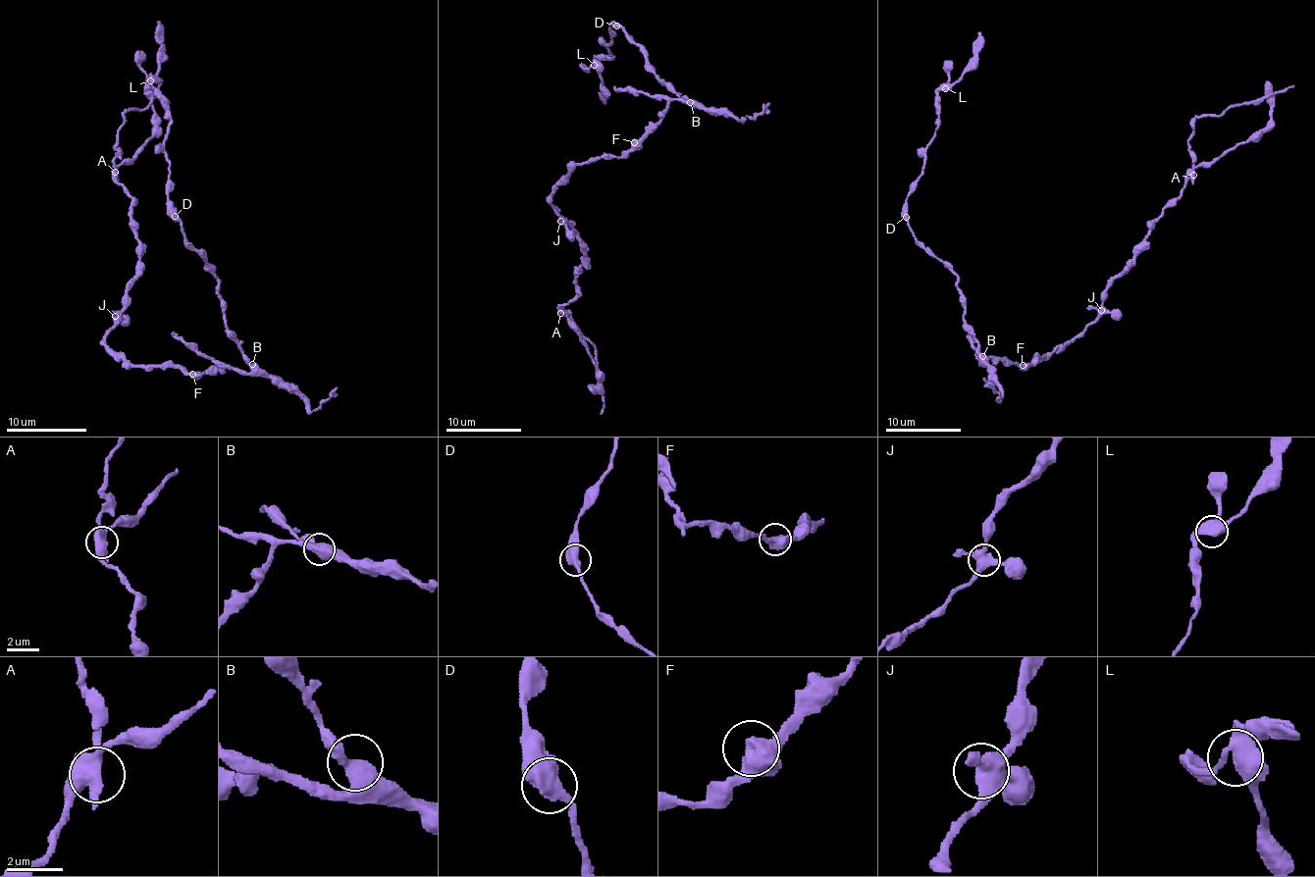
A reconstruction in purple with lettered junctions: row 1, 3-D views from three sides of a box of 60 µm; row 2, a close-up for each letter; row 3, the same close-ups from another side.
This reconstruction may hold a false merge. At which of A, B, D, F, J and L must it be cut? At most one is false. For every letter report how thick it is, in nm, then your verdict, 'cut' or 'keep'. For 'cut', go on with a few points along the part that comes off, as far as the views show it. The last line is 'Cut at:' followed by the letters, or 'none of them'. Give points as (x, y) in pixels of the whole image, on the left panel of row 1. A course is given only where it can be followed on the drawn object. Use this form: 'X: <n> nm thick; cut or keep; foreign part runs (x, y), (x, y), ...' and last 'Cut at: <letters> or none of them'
A: 480 nm thick; cut; foreign part runs (115, 173), (117, 134), (127, 113), (132, 109), (144, 109), (152, 100), (160, 84), (158, 77)
B: 500 nm thick; keep
D: 550 nm thick; keep
F: 440 nm thick; keep
J: 460 nm thick; keep
L: 460 nm thick; keep
Cut at: A

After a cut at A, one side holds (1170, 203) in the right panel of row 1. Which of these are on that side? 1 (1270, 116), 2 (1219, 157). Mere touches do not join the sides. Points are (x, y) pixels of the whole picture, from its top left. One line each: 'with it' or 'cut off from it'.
1: with it
2: with it

